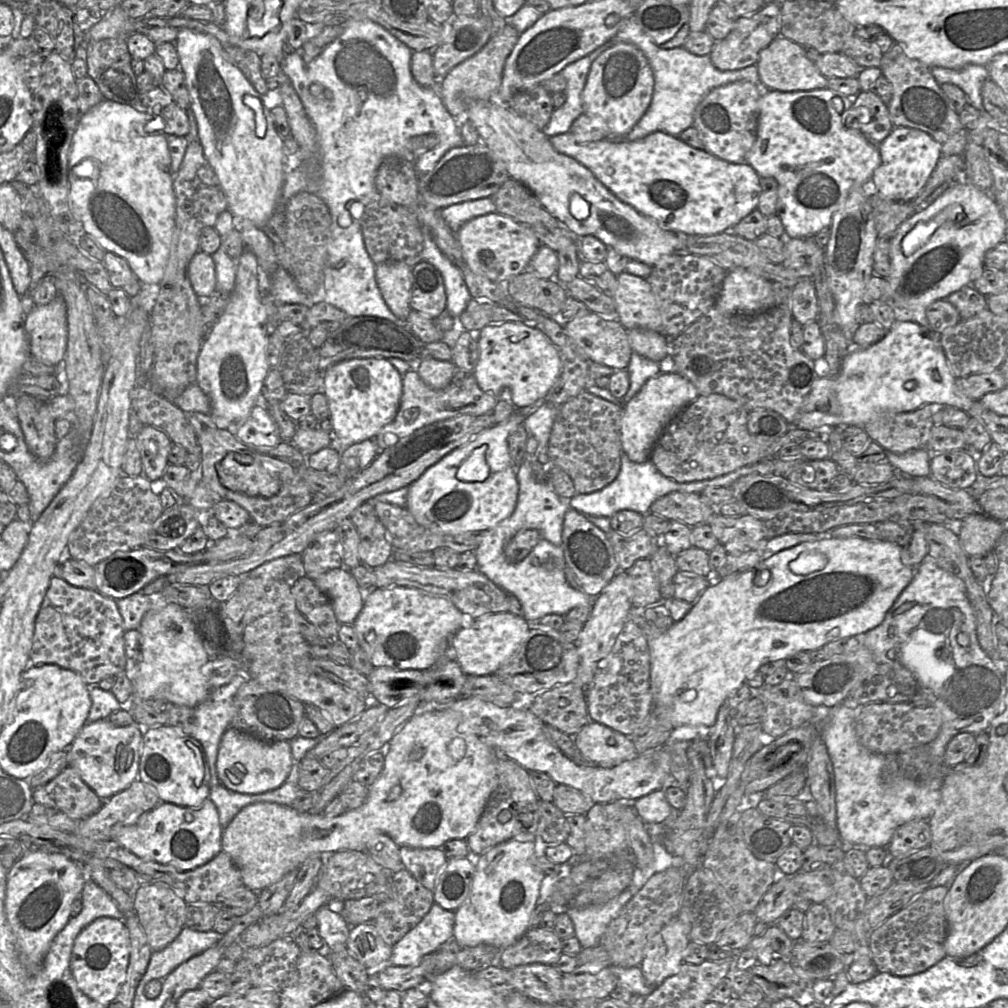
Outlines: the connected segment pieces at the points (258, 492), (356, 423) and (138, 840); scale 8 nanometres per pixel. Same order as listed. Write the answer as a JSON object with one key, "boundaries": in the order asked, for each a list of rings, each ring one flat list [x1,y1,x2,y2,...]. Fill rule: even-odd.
{"boundaries":[[[230,452,217,465,220,483,229,490,243,492,248,496,269,498,280,490,280,479,274,470,268,470,263,462,239,463]],[[354,358,338,362,323,373,323,393,327,398,330,419,333,424,335,439,330,440,330,445,340,454,346,447,374,439,382,427,395,418,402,395,403,376,385,358]],[[210,799,197,808,161,802,143,812,133,824,117,829,112,840,142,859,190,871,208,863,222,851,222,827,217,807],[186,814,192,816,191,822,185,821]]]}

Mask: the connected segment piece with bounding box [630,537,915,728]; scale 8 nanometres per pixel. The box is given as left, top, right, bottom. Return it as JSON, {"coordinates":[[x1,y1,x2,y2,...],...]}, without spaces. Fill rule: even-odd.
{"coordinates":[[832,537,802,542,774,553,768,558,762,559,753,569,736,573,723,579,716,579,706,588,696,603,693,604,687,615,682,620,675,622,666,632,661,632,655,627,653,622,647,621,641,609,633,608,630,618,640,627,649,643,651,657,650,684,654,694,654,705,669,709,669,722,671,722,673,728,682,725,695,727,703,725,712,727,716,722,720,707,726,703,726,699,729,695,745,683,747,678,757,672,763,664,775,662,780,659,787,659,801,651,817,650,834,640,845,637,856,637,877,627,883,622,887,611,891,608,902,591,909,585,915,574,915,568,911,568,902,563,900,553,900,546,883,539,868,540,859,537],[763,570,770,571,769,580,764,585,755,585,755,577]]}

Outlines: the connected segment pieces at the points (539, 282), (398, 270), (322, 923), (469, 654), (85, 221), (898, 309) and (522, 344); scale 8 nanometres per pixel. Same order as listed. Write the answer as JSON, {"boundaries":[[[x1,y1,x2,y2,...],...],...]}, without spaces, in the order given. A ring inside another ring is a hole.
{"boundaries":[[[527,270,509,280,508,292,515,303,542,310,548,315,560,312,568,297,563,284]],[[387,261,375,266,375,277,390,311,406,321,411,311,412,267,401,261]],[[324,905,316,911,315,916,319,934,324,939,328,951,340,950,346,945,351,929,341,914]],[[508,611,468,619,465,626,451,638,446,659,457,661,467,676,494,675,519,649,530,628,531,623,524,617]],[[103,99,80,115,68,156,70,203,81,232,92,237,105,252,124,258,142,285,162,281,175,229,174,174,165,135,156,130,154,117,147,112]],[[962,177,955,179,936,200,906,219,890,237,890,273,883,278,890,285,888,305,892,307,895,319,927,325,928,306,936,300,947,299,950,294,964,286,971,285,985,268,986,252,1001,241,1006,241,1005,234,1006,219,990,193,964,181]],[[521,322,487,325,479,333,479,357,472,373,480,389,523,408,545,399,561,373,556,347,536,327]]]}

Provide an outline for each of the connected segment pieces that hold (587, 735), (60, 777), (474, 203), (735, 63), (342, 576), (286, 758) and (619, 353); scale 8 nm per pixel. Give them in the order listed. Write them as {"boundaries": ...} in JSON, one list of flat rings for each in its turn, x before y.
{"boundaries":[[[595,721,585,724,573,742,582,756,601,767,614,767,638,756,626,735]],[[65,767,57,776,48,783,32,790,34,803,56,808,70,818,82,821,97,812,103,805,103,800,81,779,77,771,71,767]],[[480,198,453,204,441,210,441,215,453,233,469,220,496,212,492,198]],[[779,1,766,4,751,16,736,19,731,32,722,40,715,41,709,57,713,65,721,70,739,70,757,64,760,52,767,47,776,37,781,36,782,11]],[[344,566,329,570,314,579,315,585,330,599,337,620,353,625,364,606,364,592]],[[230,726,220,742,216,769,219,779,229,790,243,794,260,794,285,783,293,765,289,741,267,742]],[[588,311,585,314,576,314,563,327,579,353,590,362,604,364,617,370,627,369,632,348,628,338,628,330,619,320,605,319,601,314]]]}

